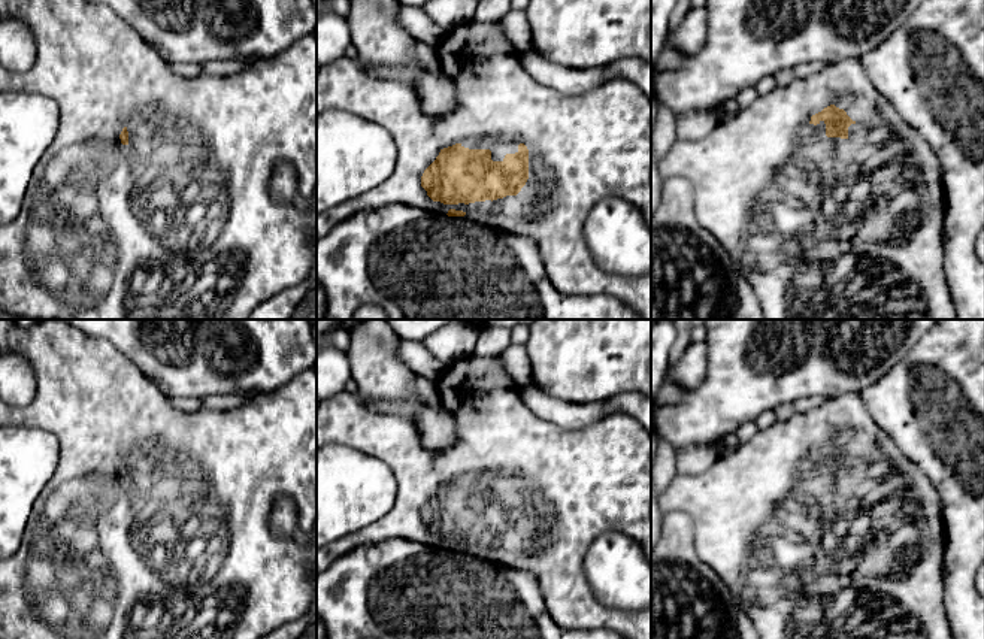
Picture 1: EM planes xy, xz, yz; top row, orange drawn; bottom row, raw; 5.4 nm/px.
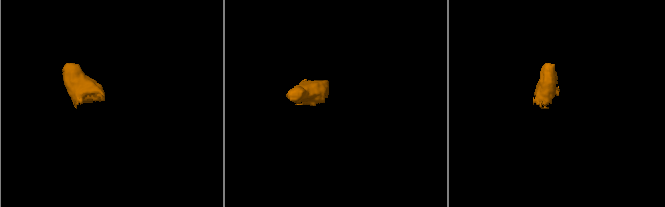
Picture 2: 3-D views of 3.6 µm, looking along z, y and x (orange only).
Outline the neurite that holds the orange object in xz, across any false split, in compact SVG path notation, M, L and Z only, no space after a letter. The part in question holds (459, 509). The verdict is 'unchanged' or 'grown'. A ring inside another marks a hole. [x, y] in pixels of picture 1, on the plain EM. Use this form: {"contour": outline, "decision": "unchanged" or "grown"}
{"contour": "M503 354L458 360L445 369L436 385L439 405L454 417L457 427L457 442L445 449L424 448L411 418L373 409L361 394L340 391L321 400L317 408L317 449L343 445L382 460L396 476L396 502L378 521L318 548L317 575L357 546L387 539L415 540L533 573L551 618L564 629L608 629L626 639L651 639L651 609L623 612L602 605L584 572L588 548L608 532L636 540L651 564L651 433L623 411L575 430L539 418L524 403L523 388L508 375Z", "decision": "grown"}

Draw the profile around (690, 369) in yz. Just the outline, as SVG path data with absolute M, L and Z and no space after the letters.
M691 342L673 366L676 384L693 390L705 378L708 366L708 348L705 342Z

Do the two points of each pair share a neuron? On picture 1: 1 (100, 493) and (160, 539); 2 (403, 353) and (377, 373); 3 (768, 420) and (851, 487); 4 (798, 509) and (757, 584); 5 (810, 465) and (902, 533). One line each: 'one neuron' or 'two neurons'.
1: one neuron
2: two neurons
3: two neurons
4: one neuron
5: one neuron

